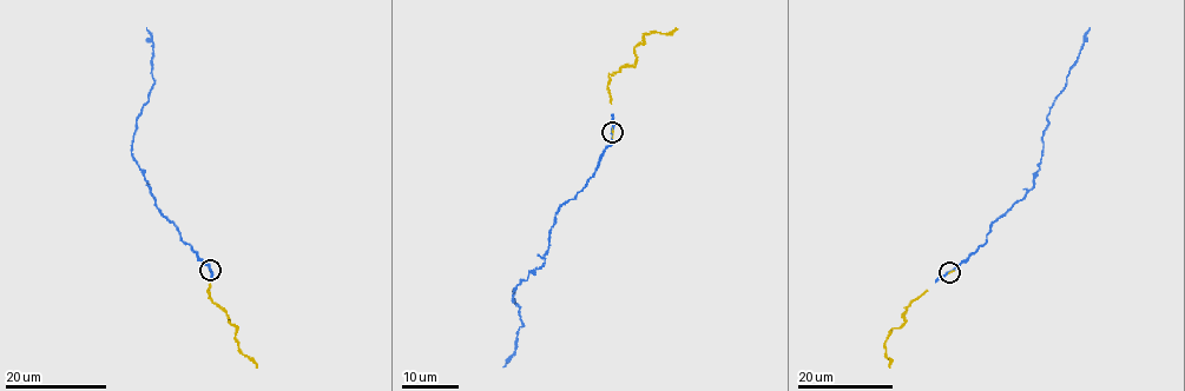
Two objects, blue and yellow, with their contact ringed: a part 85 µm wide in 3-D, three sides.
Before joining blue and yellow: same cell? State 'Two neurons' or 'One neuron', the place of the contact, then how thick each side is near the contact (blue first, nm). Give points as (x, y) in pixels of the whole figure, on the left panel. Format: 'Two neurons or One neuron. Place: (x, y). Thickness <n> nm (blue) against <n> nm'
One neuron. Place: (210, 270). Thickness 190 nm (blue) against 110 nm

